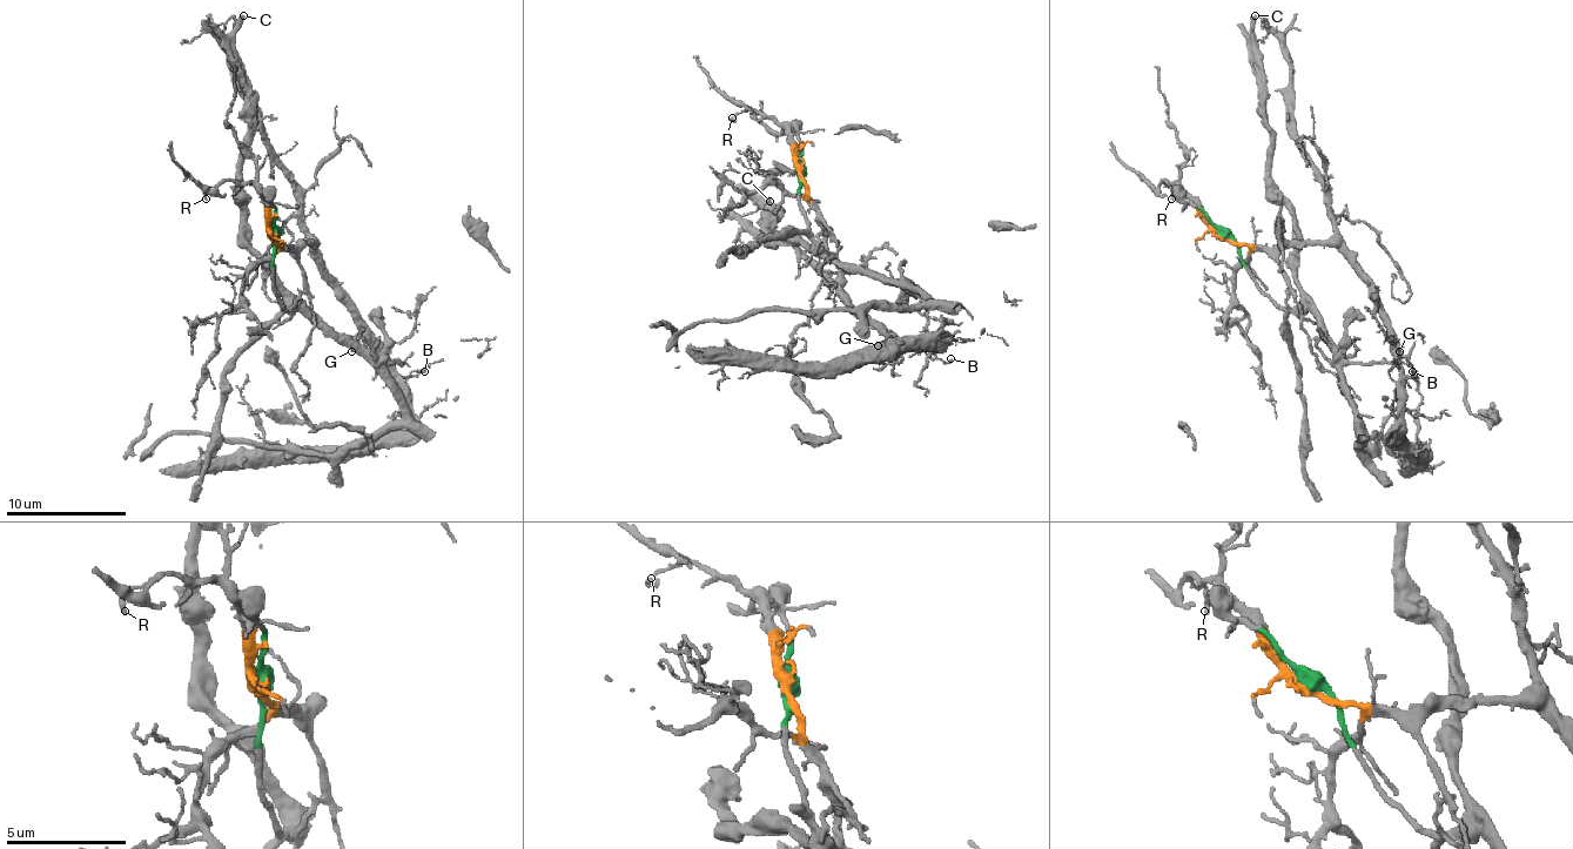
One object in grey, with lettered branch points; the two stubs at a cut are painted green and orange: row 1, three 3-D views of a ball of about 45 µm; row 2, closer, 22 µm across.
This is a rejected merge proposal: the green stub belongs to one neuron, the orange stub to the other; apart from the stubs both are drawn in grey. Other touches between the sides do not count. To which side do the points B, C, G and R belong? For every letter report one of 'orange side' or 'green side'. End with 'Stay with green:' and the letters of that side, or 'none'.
B: orange side
C: green side
G: orange side
R: orange side
Stay with green: C

